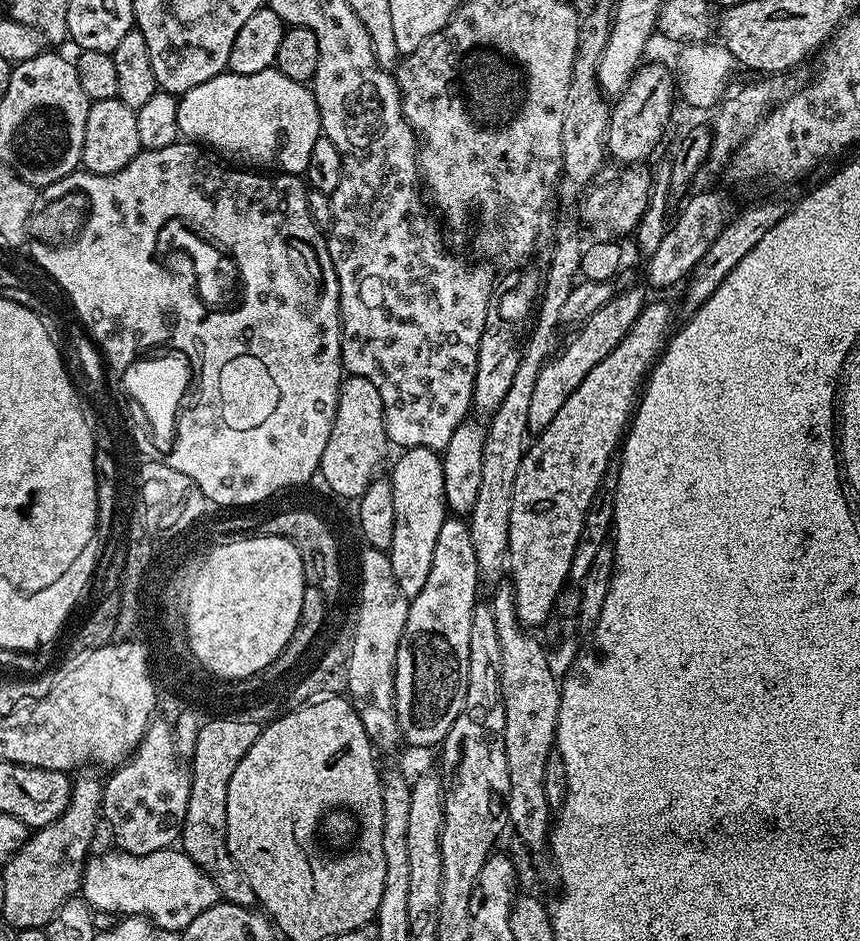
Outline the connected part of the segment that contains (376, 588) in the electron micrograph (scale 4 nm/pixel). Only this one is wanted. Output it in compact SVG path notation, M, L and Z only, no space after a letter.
M365 547L361 554L358 602L360 613L355 613L348 691L366 734L377 749L392 748L401 743L400 727L396 721L396 655L406 626L409 597L400 593L398 582L387 552Z

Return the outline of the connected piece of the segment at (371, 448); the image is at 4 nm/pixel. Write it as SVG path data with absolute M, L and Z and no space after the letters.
M345 375L340 382L336 410L332 413L332 428L326 438L326 450L322 450L319 479L324 479L333 497L358 499L377 475L376 467L383 462L383 452L389 451L389 448L382 398L374 382L370 382L370 378Z

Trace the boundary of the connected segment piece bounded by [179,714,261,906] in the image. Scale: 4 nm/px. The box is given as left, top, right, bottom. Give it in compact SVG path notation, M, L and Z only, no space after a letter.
M221 715L221 720L205 719L198 730L198 742L194 742L194 754L190 761L190 802L186 806L184 828L179 843L182 851L214 882L221 897L230 904L256 904L256 895L242 870L228 853L226 834L226 790L238 762L254 746L260 736L261 725L254 722L233 720L230 715Z

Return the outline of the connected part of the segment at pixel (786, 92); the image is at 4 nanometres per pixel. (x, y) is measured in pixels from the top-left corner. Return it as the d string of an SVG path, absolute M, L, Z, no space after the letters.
M794 70L790 73L770 74L755 80L738 92L733 91L717 105L713 113L714 120L710 123L711 150L708 155L707 169L714 172L720 171L732 159L732 153L740 148L741 143L749 136L760 121L772 111L777 104L788 101L790 97L801 91L806 83L806 76L803 71Z

